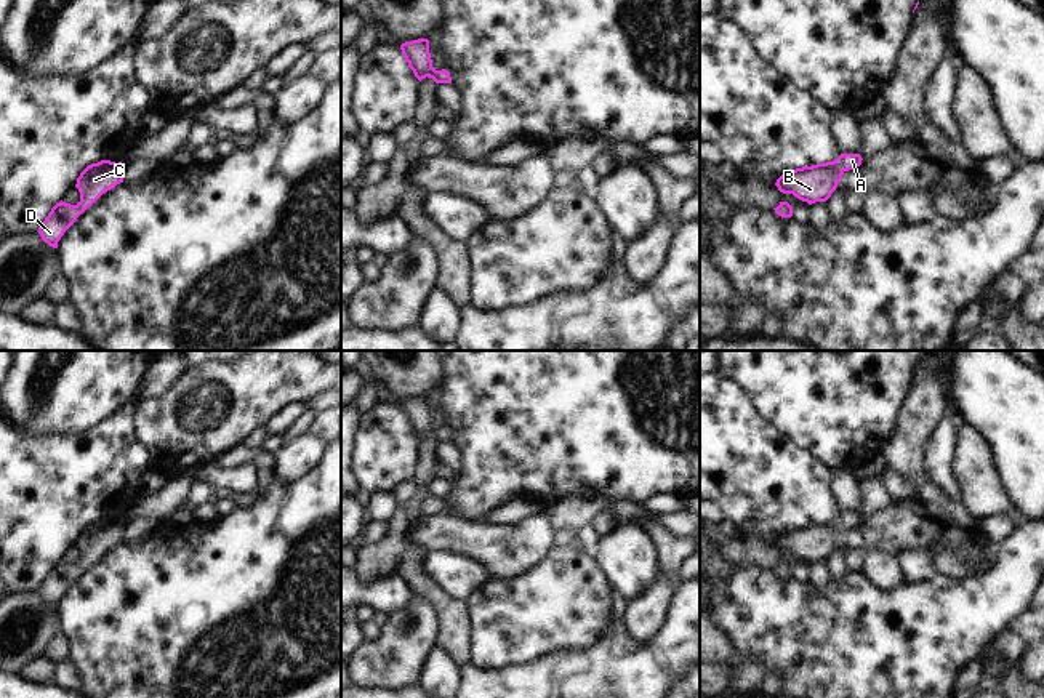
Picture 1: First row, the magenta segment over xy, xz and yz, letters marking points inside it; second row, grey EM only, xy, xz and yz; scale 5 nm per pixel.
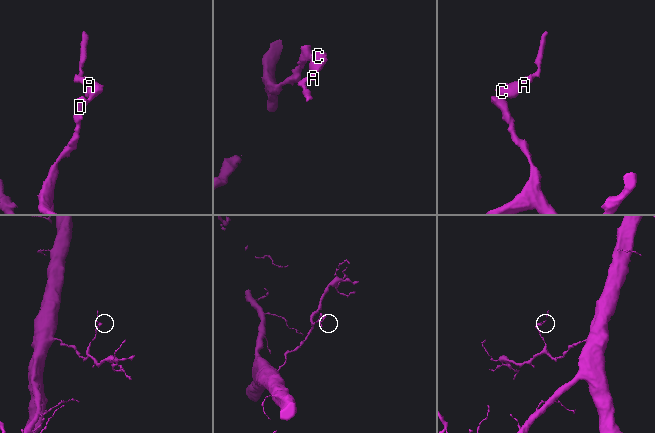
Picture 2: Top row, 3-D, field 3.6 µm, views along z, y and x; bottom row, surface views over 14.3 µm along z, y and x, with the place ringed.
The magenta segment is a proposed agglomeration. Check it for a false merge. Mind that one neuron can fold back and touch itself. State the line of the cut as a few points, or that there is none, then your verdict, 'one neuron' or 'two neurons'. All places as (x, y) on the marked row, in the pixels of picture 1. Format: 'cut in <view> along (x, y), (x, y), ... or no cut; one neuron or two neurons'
no cut; one neuron

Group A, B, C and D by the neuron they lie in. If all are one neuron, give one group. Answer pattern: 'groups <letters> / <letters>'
groups A B C D

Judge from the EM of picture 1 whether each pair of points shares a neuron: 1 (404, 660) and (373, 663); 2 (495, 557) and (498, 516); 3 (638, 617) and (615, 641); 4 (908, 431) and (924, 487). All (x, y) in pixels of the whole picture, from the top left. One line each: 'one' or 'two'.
1: one
2: two
3: two
4: one

